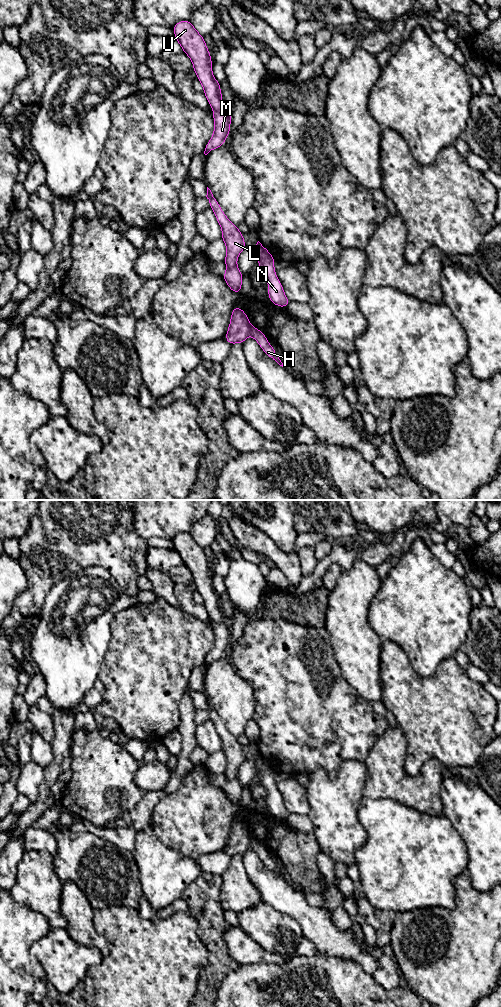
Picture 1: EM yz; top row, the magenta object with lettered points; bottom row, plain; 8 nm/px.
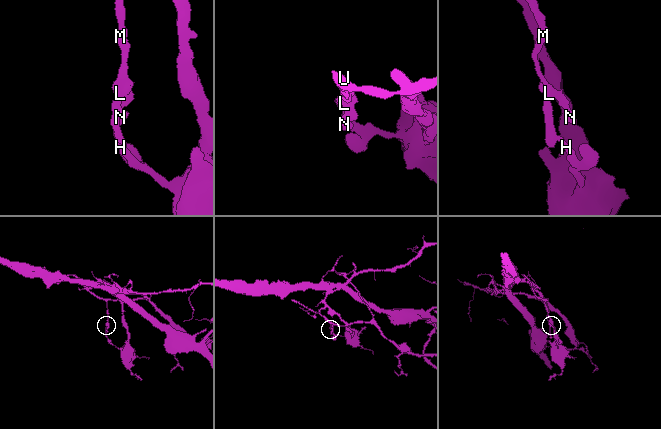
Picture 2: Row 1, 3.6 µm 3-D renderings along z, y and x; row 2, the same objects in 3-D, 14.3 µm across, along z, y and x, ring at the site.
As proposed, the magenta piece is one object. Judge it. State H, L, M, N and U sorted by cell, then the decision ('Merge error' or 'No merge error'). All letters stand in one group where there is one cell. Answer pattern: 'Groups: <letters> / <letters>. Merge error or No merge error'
Groups: H / L M N U. Merge error

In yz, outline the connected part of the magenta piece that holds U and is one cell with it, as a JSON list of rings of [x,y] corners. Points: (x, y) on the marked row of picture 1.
[[[189,20],[176,23],[173,27],[175,39],[179,42],[184,53],[193,63],[193,70],[201,82],[205,94],[214,113],[214,133],[207,143],[204,154],[225,144],[230,134],[231,113],[225,109],[222,102],[220,83],[212,73],[211,54],[207,49],[204,37],[198,33]]]

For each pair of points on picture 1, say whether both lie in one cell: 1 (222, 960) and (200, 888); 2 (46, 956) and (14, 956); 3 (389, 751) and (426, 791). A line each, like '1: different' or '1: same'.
1: same
2: different
3: same

